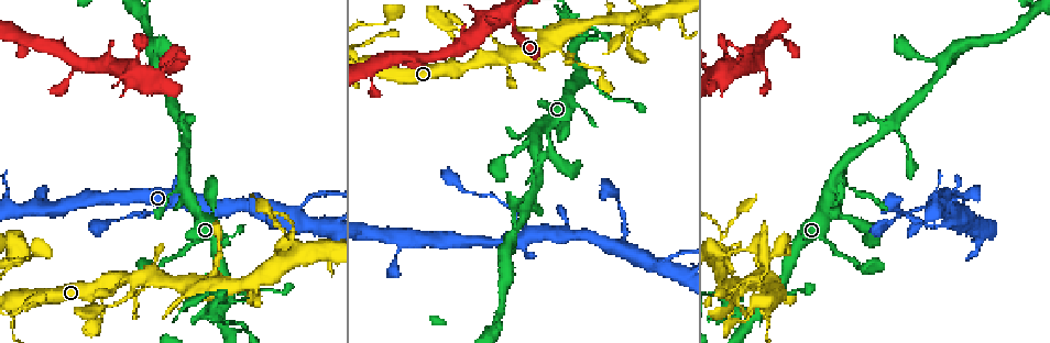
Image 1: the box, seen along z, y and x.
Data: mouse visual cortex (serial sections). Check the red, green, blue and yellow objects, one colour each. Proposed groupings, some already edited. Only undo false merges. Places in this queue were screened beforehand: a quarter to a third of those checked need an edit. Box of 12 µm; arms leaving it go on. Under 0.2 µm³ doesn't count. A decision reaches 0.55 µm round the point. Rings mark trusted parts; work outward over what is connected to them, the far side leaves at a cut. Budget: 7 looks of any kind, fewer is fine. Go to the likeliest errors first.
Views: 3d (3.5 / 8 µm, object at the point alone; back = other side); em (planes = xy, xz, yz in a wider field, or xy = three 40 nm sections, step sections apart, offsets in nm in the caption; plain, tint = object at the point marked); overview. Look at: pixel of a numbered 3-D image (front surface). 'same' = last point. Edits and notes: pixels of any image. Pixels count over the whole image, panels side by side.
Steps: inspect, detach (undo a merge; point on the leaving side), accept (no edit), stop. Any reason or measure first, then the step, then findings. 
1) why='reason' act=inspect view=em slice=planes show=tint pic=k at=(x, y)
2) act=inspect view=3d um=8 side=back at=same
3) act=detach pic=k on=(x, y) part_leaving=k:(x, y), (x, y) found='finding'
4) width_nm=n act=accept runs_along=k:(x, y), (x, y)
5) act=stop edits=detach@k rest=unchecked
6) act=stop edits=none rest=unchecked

act=inspect view=3d um=3.5 pic=1 at=(597, 32)

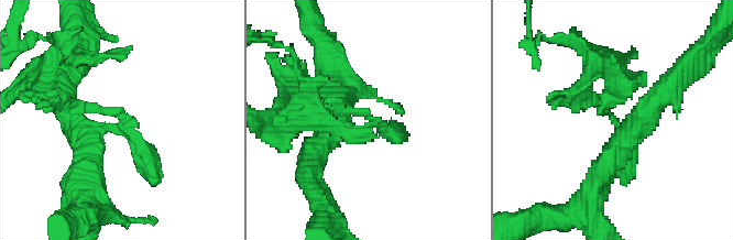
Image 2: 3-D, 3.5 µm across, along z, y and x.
arms=3 arm_widths_nm=100,250,350 why='now the EM' act=inspect view=em slice=planes show=tint pic=2 at=(620, 126)

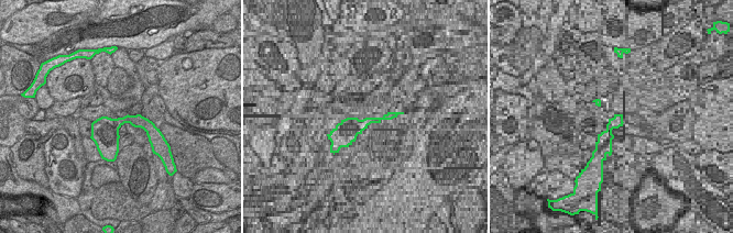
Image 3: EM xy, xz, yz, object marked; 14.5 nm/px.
act=detach pic=2 on=(143, 145) part_leaving=2:(110, 127), (117, 109), (53, 96) found='a second cell is stuck on'

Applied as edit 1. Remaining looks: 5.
act=inspect view=overview

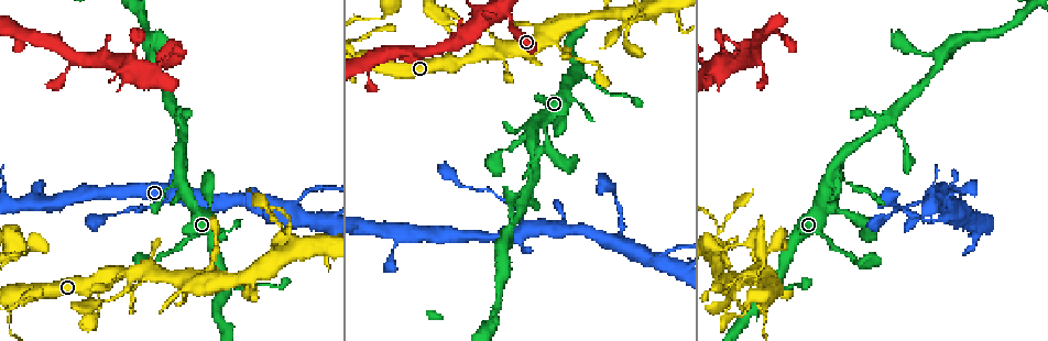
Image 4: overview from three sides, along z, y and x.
why='sharp bend' act=inspect view=3d um=3.5 pic=4 at=(509, 19)

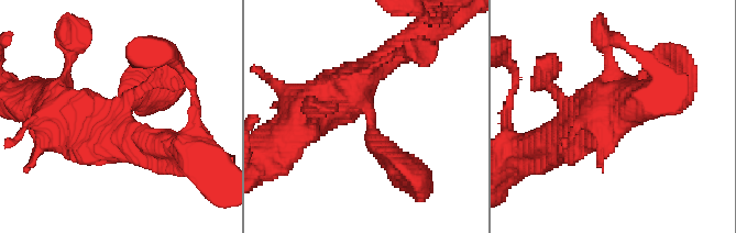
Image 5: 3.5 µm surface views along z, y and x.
arms=4 arm_widths_nm=200,350,450,600 why='shape alone is not enough' act=inspect view=em slice=xy step=3 show=tint pic=5 at=(370, 117)

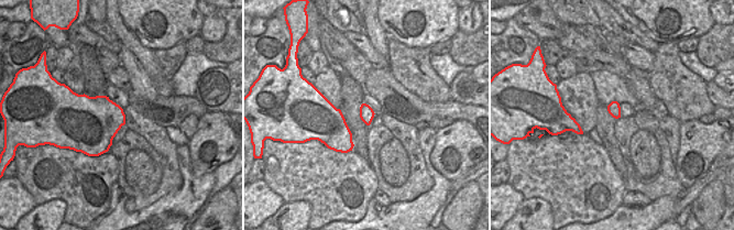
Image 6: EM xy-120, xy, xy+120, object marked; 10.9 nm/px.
act=accept runs_along=5:(402, 166), (351, 93), (315, 110) found='all the same cell'

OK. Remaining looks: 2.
why='a narrow waist' act=inspect view=3d um=3.5 pic=4 at=(646, 254)

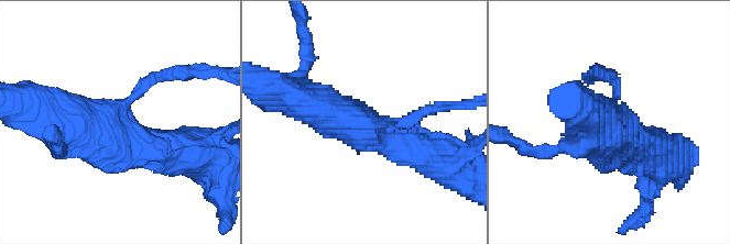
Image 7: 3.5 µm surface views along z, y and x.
act=inspect view=em slice=xy step=1 show=tint pic=7 at=(113, 115)

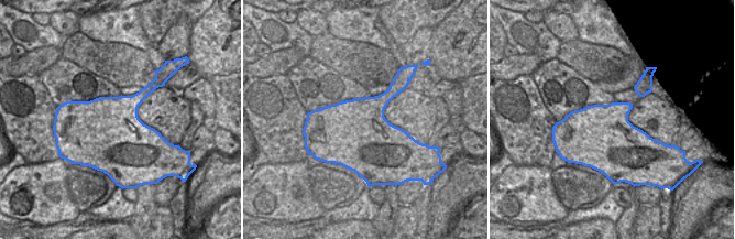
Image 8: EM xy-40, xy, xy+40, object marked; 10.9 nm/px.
width_nm=750 act=accept runs_along=7:(293, 97), (422, 153) found='one cell here'

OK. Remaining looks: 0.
act=stop edits=detach@2 rest=unchecked

